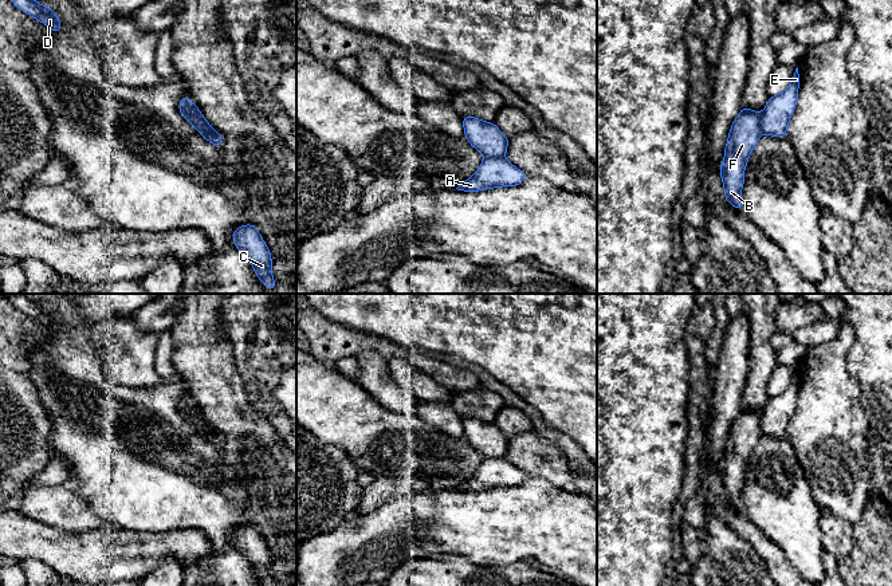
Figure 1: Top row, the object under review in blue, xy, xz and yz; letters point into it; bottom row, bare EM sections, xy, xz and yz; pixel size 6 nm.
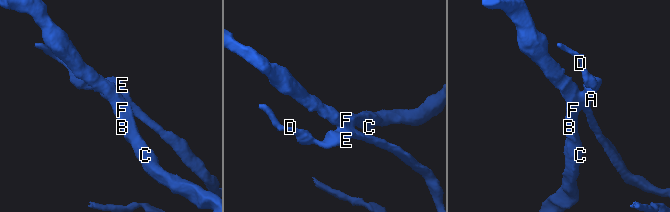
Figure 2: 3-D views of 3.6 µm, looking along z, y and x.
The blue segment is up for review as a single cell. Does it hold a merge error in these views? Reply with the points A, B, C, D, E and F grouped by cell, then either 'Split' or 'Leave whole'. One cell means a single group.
Groups: A D E / B C F. Split

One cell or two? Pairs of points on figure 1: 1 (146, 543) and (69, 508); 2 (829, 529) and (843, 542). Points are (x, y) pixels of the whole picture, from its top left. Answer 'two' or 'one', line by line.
1: two
2: one

